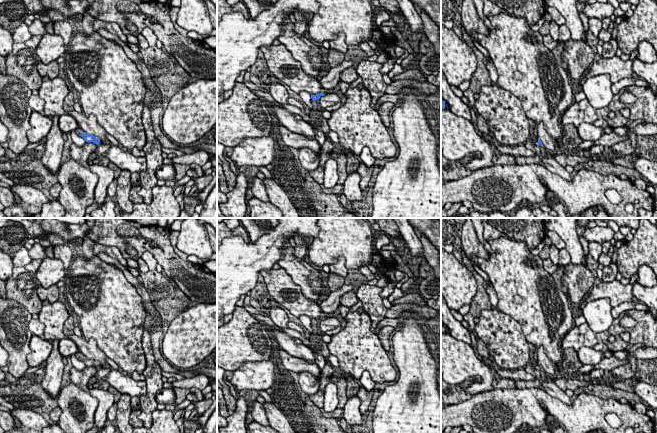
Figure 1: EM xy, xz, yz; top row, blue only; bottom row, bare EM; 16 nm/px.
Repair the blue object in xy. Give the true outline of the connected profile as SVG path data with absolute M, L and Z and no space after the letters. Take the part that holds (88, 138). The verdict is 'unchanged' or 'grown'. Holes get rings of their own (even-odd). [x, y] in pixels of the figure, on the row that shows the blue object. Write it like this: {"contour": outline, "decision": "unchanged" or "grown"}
{"contour": "M77 128L77 129L75 130L75 132L76 132L78 135L82 136L86 142L93 142L93 143L95 143L95 144L97 144L97 145L100 143L100 140L99 140L98 138L96 138L96 137L93 136L93 135L87 134L87 133L84 132L81 128Z", "decision": "grown"}

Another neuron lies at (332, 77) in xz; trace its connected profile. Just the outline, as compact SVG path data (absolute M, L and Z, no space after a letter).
M344 60L341 64L338 66L331 68L324 77L320 78L320 84L322 88L323 94L331 94L333 93L333 89L337 85L337 83L340 81L340 74L341 72L346 69L353 67L352 61L346 61Z

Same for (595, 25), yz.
M590 18L589 19L589 30L595 37L598 37L599 32L602 30L602 21L597 18Z

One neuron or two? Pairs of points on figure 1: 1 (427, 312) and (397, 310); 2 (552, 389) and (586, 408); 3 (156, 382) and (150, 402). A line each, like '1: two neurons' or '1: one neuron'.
1: one neuron
2: two neurons
3: one neuron

